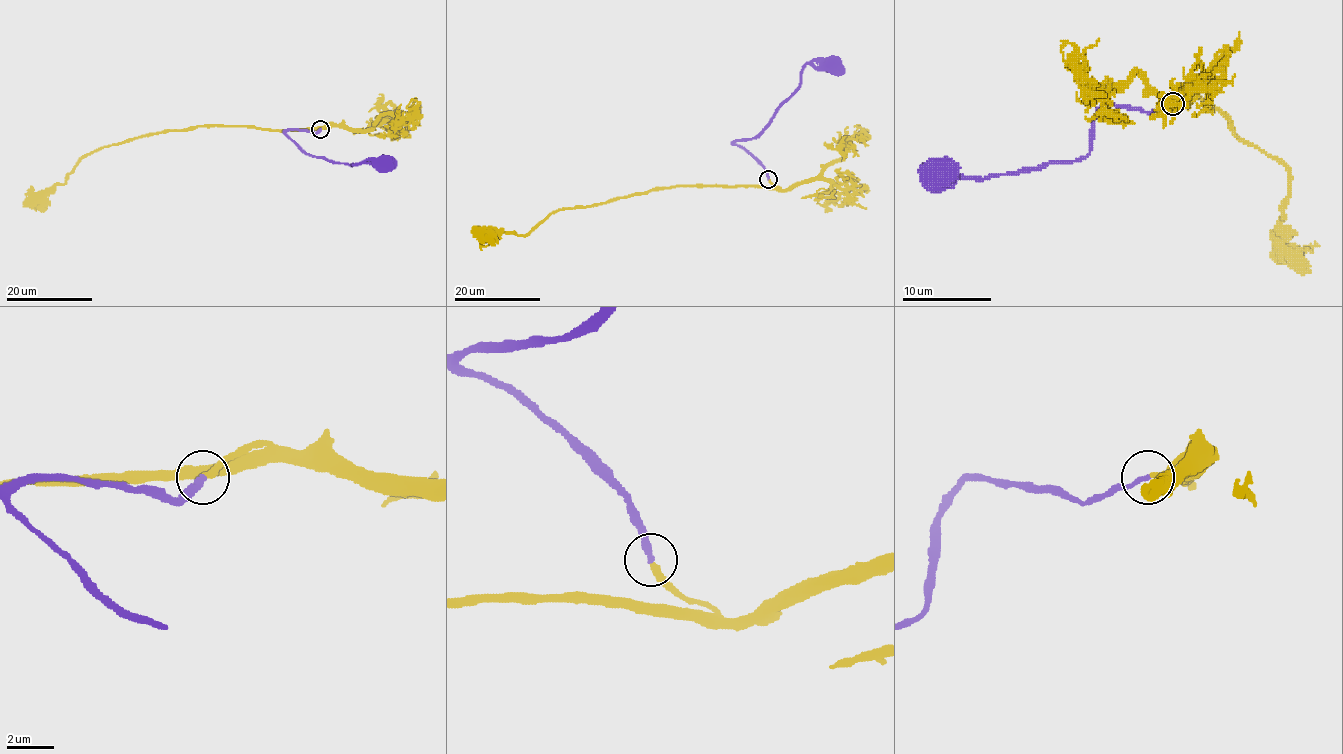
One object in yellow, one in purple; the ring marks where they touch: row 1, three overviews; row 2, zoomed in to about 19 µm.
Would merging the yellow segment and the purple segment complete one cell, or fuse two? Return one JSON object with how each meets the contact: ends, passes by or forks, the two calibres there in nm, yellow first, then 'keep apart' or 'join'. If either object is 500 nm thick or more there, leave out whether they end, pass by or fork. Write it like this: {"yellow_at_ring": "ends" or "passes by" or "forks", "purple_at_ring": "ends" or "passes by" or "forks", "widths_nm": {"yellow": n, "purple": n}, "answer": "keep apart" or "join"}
{"yellow_at_ring": "ends", "purple_at_ring": "ends", "widths_nm": {"yellow": 240, "purple": 240}, "answer": "join"}

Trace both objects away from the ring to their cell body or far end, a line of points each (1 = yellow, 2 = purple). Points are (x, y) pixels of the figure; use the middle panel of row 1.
1: (769, 179), (774, 186), (655, 187), (586, 206), (553, 211), (527, 235), (471, 230)
2: (769, 178), (763, 168), (733, 143), (756, 136), (799, 86), (800, 72), (807, 64), (830, 66)

